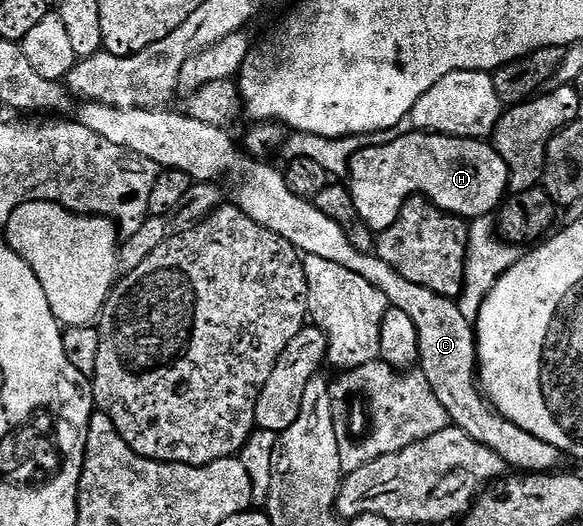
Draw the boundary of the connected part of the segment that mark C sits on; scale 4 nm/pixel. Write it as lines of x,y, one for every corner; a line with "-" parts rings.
85,102
80,107
81,109
75,116
76,123
87,126
87,130
95,130
95,134
99,134
99,138
107,138
107,142
113,143
114,146
123,146
127,150
155,162
158,169
183,171
184,174
190,176
193,182
217,182
220,176
225,176
229,172
230,178
237,183
233,188
233,196
231,196
232,203
241,208
243,214
247,214
247,218
251,218
255,222
259,222
259,226
287,238
287,242
291,242
291,246
305,256
327,258
327,262
336,262
339,266
347,266
347,270
367,278
367,282
371,282
389,299
392,307
407,310
411,322
415,322
415,330
419,332
417,364
427,380
431,382
431,387
436,397
439,398
439,402
447,410
452,427
463,430
463,434
475,438
475,442
487,446
487,450
495,450
495,454
499,454
499,458
503,458
505,465
518,473
549,474
558,467
556,464
563,460
563,453
558,448
551,446
551,442
543,442
543,438
535,438
535,434
527,434
527,430
523,430
519,426
515,426
515,422
503,418
497,413
496,408
485,399
484,392
478,387
477,334
471,321
463,316
456,299
435,294
435,290
427,290
427,286
415,286
415,282
407,282
407,278
403,278
403,274
391,270
391,266
387,266
387,262
380,260
377,255
355,250
355,246
351,246
351,242
347,242
347,234
343,234
343,230
339,230
338,224
331,222
331,218
327,218
327,214
323,214
323,210
319,210
316,203
291,194
291,190
287,190
284,175
278,169
276,172
271,165
261,164
265,162
246,154
239,147
239,144
239,149
237,149
236,142
228,136
230,133
226,129
203,126
203,122
195,122
195,118
191,118
184,111
164,112
166,109
161,106
155,108
116,108
106,104

